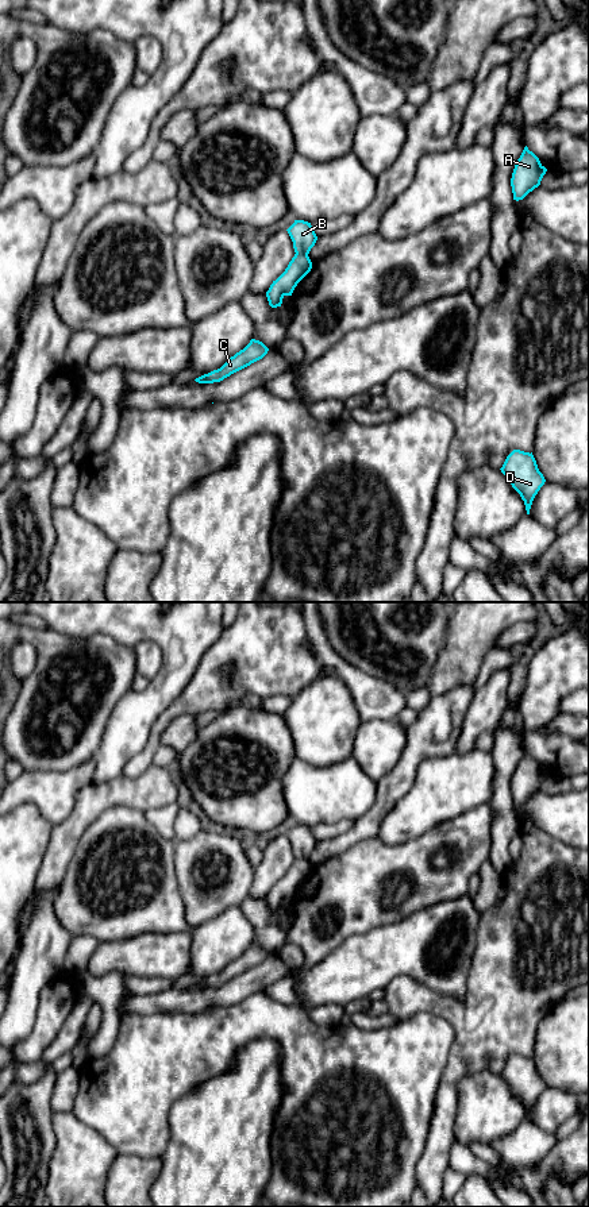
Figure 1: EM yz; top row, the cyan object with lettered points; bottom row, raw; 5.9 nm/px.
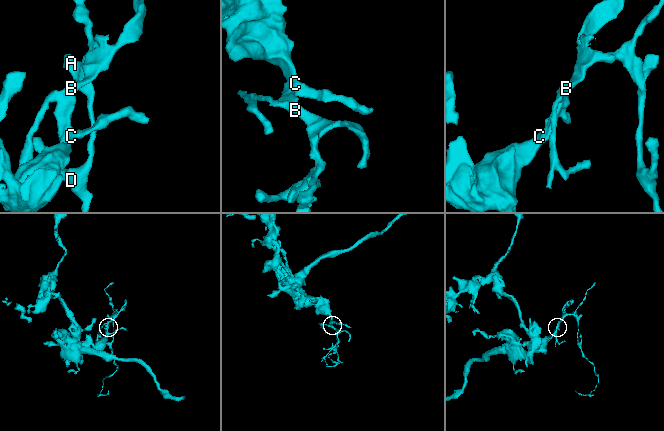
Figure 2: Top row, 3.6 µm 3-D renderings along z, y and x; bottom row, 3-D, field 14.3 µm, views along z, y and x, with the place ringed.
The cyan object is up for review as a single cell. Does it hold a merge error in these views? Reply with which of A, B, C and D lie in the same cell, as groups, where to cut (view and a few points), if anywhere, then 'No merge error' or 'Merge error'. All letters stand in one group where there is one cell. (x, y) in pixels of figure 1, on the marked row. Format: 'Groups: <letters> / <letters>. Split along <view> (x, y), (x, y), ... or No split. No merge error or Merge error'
Groups: A B D / C. Split along yz (296, 253), (307, 255). Merge error

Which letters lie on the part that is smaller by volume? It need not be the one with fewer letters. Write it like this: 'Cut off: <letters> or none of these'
Cut off: A, B, D

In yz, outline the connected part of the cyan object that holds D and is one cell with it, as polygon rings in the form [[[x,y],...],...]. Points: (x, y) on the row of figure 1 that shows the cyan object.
[[[513,450],[500,470],[508,478],[512,487],[520,494],[527,514],[530,514],[532,501],[546,482],[532,452]]]

